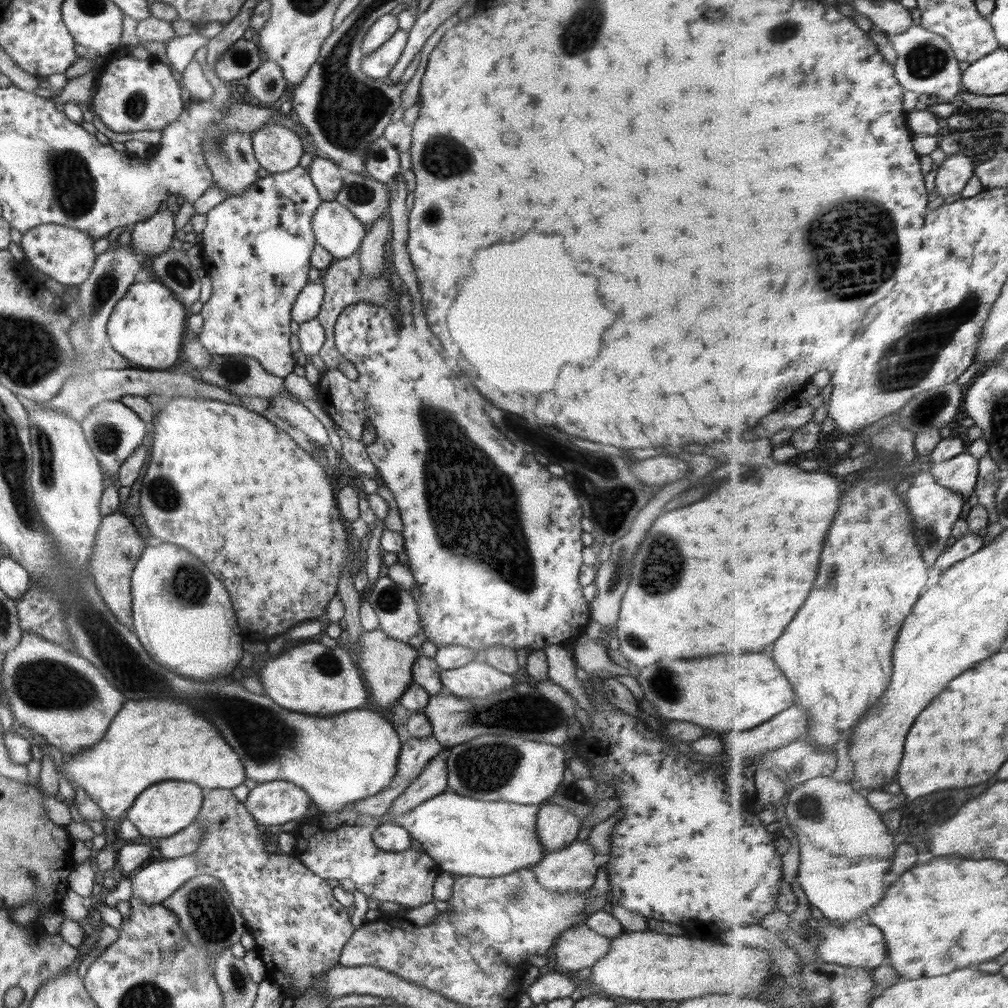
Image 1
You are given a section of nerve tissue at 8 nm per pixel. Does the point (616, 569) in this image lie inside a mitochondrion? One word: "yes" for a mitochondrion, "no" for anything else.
yes

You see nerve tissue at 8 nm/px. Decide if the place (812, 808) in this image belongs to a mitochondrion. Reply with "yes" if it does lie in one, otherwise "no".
yes

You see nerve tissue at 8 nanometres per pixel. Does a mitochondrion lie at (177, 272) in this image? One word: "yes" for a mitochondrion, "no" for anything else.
yes

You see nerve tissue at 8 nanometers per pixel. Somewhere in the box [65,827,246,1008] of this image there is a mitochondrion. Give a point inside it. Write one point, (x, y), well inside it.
(210, 915)

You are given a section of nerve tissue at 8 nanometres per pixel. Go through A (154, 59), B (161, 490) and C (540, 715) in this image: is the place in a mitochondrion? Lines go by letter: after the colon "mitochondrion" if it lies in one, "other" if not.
A: other
B: mitochondrion
C: mitochondrion

